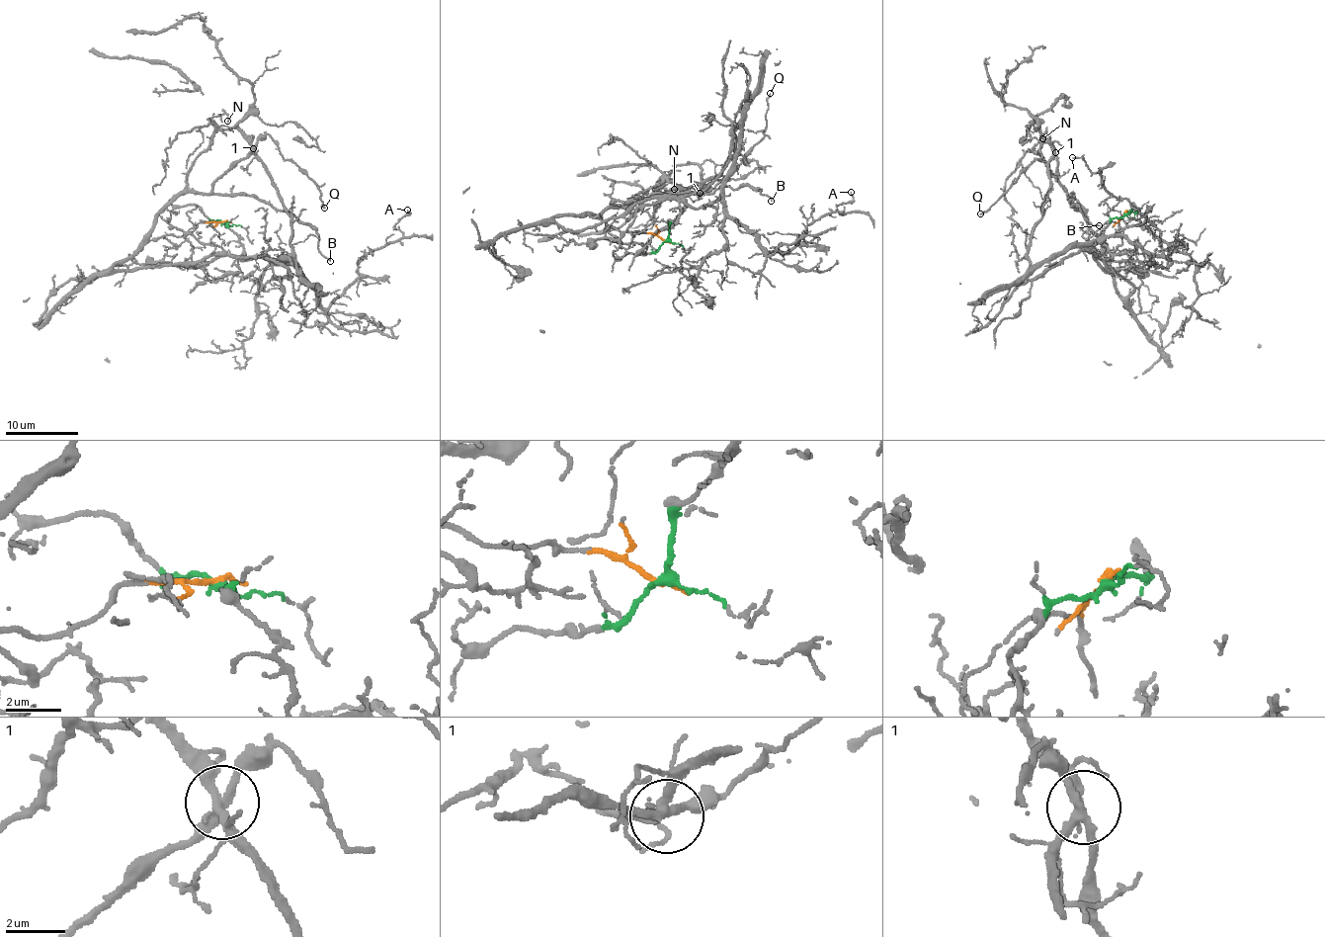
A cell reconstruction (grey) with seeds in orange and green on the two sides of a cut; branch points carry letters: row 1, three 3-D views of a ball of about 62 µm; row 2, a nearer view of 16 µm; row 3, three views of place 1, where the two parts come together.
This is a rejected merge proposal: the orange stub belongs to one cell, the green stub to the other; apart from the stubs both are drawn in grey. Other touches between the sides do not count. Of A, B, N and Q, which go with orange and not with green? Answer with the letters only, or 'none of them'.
B, N, Q

